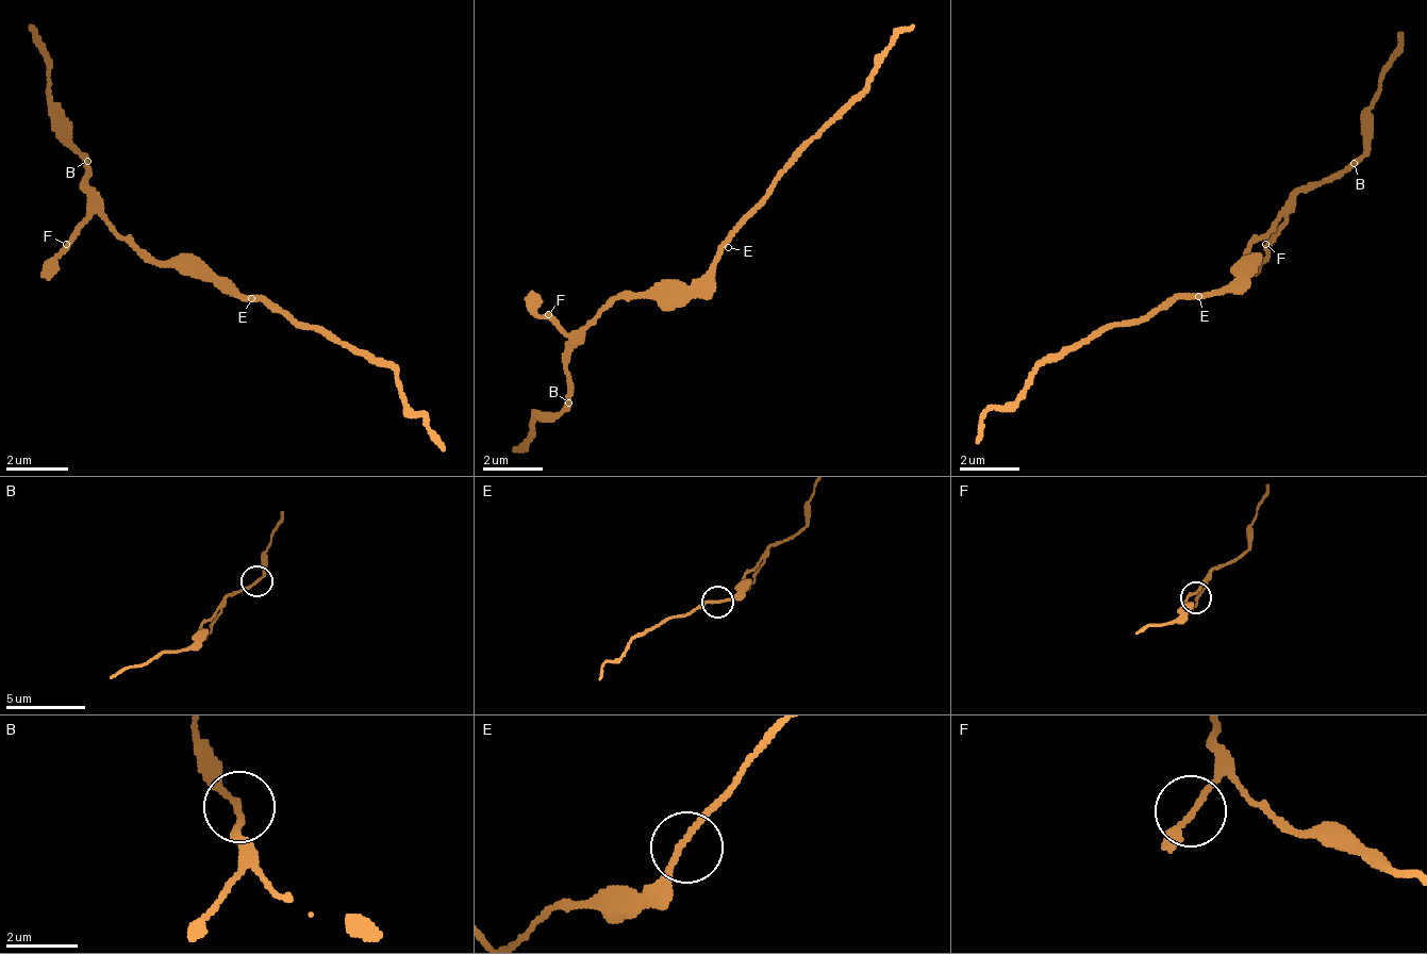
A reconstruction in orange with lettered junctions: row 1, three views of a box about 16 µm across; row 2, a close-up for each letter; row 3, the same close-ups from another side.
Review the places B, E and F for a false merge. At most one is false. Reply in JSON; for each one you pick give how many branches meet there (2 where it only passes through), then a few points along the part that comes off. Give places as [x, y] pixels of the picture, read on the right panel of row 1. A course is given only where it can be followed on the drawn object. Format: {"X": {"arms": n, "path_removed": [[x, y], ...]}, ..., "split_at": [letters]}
{"split_at": []}

